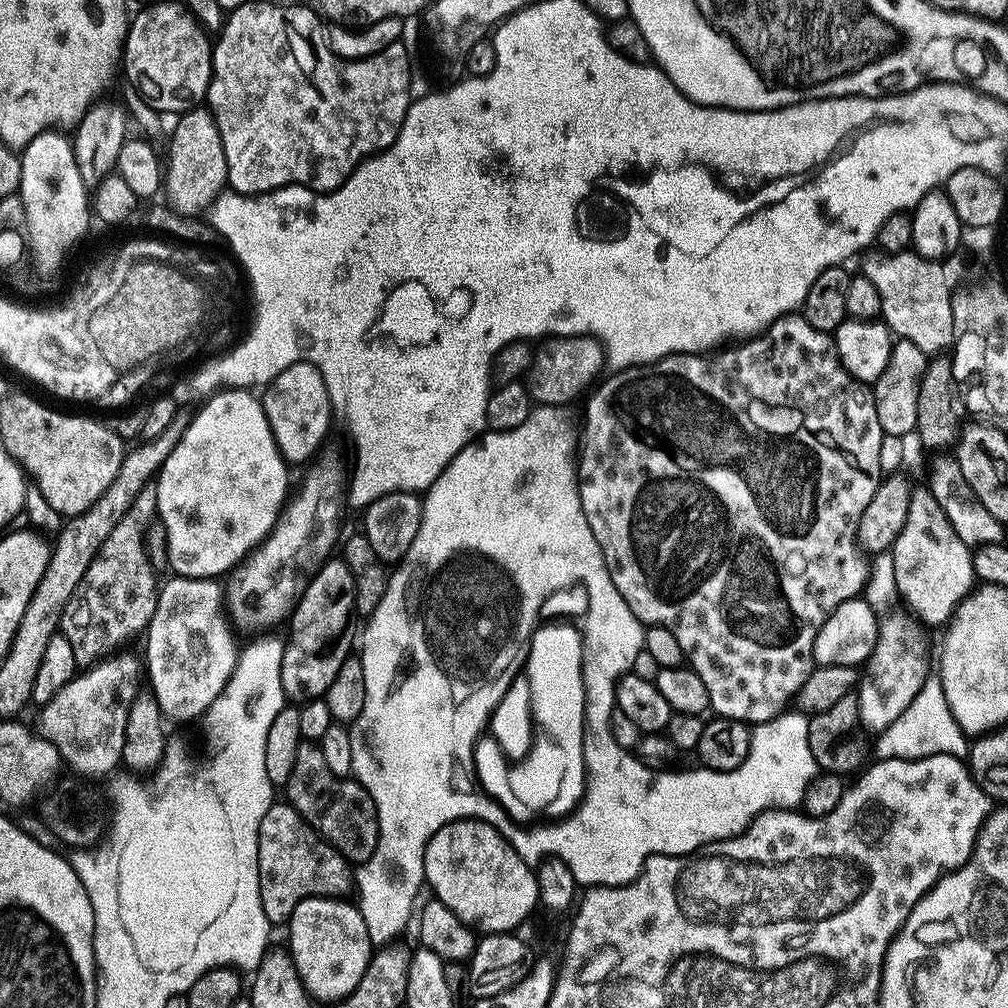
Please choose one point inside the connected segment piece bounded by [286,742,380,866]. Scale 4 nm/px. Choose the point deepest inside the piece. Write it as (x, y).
(340, 809)

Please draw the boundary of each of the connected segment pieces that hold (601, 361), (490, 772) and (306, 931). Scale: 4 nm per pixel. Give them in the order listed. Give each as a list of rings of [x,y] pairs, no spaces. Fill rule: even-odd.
[[[548,336],[537,344],[526,373],[528,394],[537,405],[571,405],[571,400],[583,397],[601,375],[599,372],[605,371],[604,347],[593,336]]]
[[[546,624],[539,625],[537,629],[531,633],[528,640],[528,656],[526,658],[526,669],[524,669],[524,675],[529,682],[529,702],[530,713],[532,715],[533,722],[533,738],[532,744],[528,750],[527,755],[523,759],[519,759],[514,765],[510,765],[509,761],[501,750],[498,742],[490,734],[481,735],[476,743],[475,748],[475,770],[476,777],[480,783],[480,787],[484,791],[492,796],[504,809],[507,810],[508,815],[512,817],[517,823],[527,823],[537,816],[538,813],[542,813],[546,818],[562,818],[569,814],[578,805],[579,800],[584,794],[584,778],[585,778],[585,766],[584,766],[584,708],[585,708],[585,692],[584,692],[584,678],[583,678],[583,635],[581,631],[574,625],[574,627],[568,624]]]
[[[311,896],[298,902],[286,921],[287,951],[291,952],[300,980],[313,1001],[345,1000],[354,986],[362,981],[374,953],[374,945],[370,934],[366,934],[366,922],[359,907],[348,902],[344,898]]]

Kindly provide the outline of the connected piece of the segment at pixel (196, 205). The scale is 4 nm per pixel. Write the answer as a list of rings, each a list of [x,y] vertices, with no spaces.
[[[197,106],[175,117],[176,125],[172,128],[172,141],[166,152],[166,167],[162,192],[167,203],[175,212],[182,215],[199,217],[211,209],[220,193],[228,183],[226,154],[222,150],[222,138],[207,107]]]

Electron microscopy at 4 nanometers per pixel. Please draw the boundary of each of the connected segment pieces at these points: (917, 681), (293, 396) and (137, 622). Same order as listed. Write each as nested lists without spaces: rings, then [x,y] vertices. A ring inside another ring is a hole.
[[[889,611],[880,620],[876,645],[868,655],[865,672],[858,684],[861,723],[865,729],[873,728],[876,734],[882,733],[903,714],[930,675],[925,625],[907,611],[894,611]]]
[[[307,362],[292,364],[263,389],[262,403],[284,463],[289,466],[307,465],[321,451],[320,443],[328,432],[328,423],[334,417],[326,382],[320,371]]]
[[[143,488],[134,498],[130,510],[122,514],[122,522],[110,530],[110,538],[102,542],[100,552],[92,561],[81,584],[85,605],[96,606],[96,612],[65,612],[59,631],[74,649],[76,667],[87,670],[101,660],[121,651],[131,636],[145,631],[154,614],[158,576],[152,571],[145,548],[145,531],[157,519],[156,489]]]

